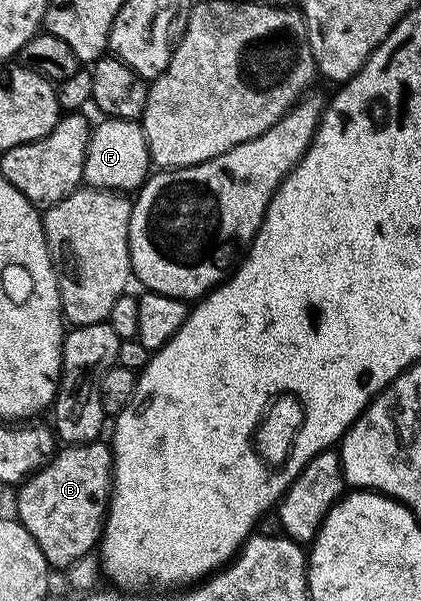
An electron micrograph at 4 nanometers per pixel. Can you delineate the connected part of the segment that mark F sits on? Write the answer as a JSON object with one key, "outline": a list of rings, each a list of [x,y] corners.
{"outline":[[[106,117],[91,128],[82,172],[82,180],[89,188],[113,189],[116,193],[130,195],[142,188],[151,172],[148,143],[137,120]]]}

